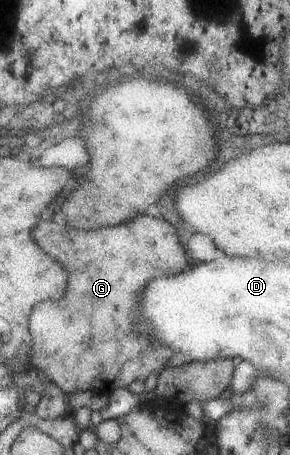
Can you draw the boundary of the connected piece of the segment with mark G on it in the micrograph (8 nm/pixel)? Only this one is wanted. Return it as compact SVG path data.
M136 216L124 224L96 230L72 230L56 222L40 222L32 228L32 240L68 274L64 296L56 302L40 302L32 306L28 314L28 332L32 340L28 362L36 368L39 377L46 376L46 380L58 386L64 394L94 391L108 396L114 389L126 389L132 380L144 380L149 375L158 376L176 352L158 340L152 340L148 330L144 334L136 334L132 320L136 314L140 288L146 284L146 280L156 274L174 274L186 262L182 246L176 240L176 230L166 220L150 216Z

